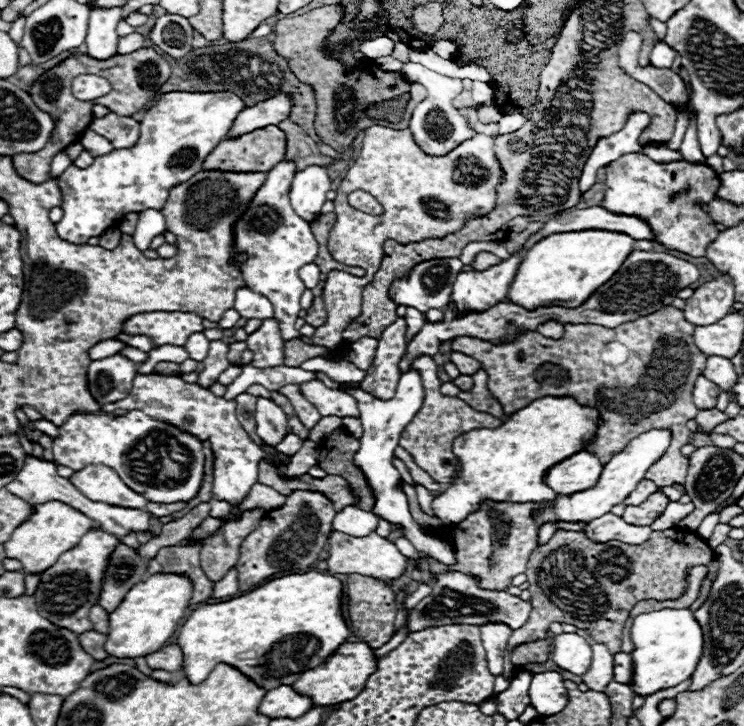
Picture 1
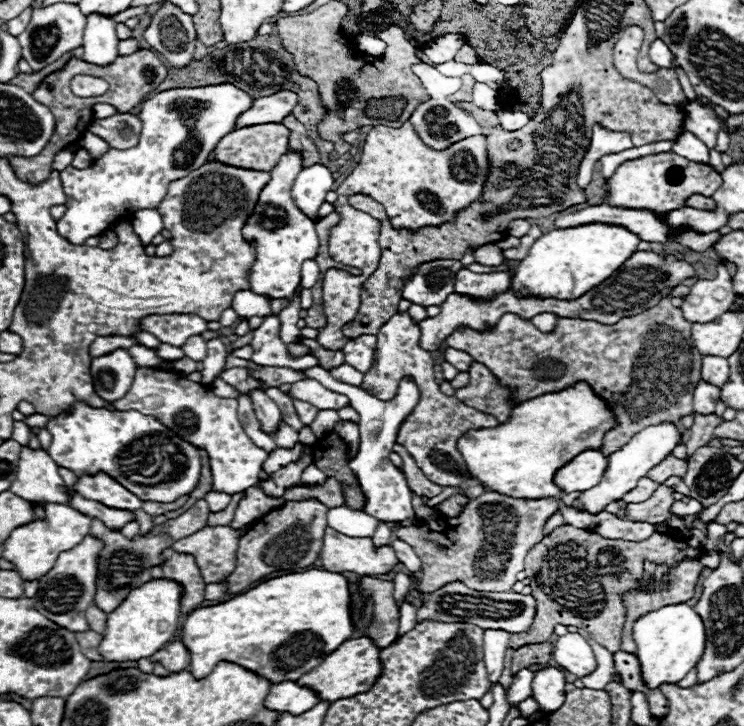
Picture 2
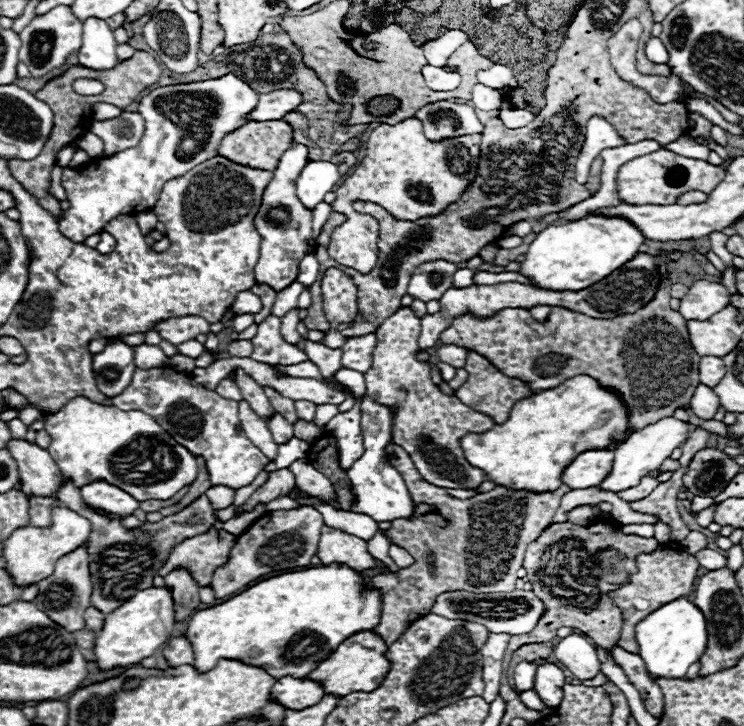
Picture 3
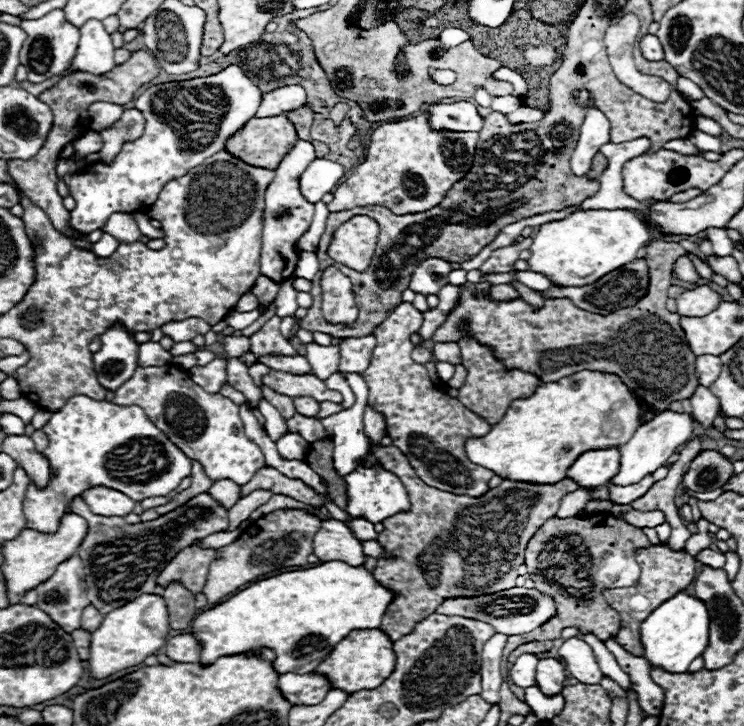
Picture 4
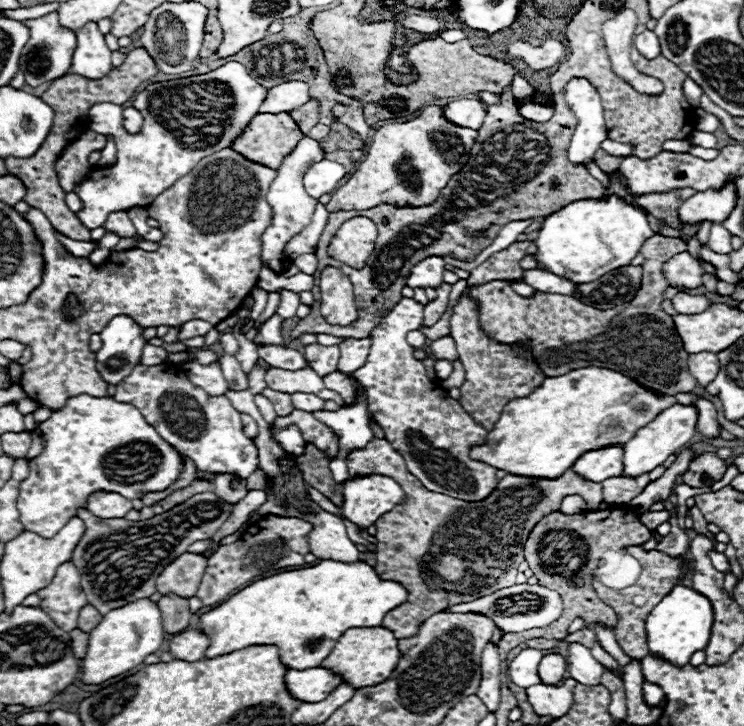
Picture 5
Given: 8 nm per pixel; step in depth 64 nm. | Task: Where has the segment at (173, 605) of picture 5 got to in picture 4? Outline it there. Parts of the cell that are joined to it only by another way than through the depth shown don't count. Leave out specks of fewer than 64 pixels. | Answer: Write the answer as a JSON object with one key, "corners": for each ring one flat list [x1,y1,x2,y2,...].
{"corners":[[170,584,164,592,160,592,166,608,168,608,168,622,172,630,184,630,190,626,190,622,196,616,194,608,194,596,186,592,180,584]]}

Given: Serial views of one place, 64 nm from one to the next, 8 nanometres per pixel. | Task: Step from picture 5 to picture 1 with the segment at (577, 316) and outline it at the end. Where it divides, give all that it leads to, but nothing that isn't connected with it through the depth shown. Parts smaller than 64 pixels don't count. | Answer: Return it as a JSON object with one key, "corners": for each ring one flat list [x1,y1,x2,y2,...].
{"corners":[[662,306,660,310,640,316,636,320,624,322,616,328,604,328,598,324,564,324,564,336,560,340,546,338,538,332,522,332,512,342,492,344,488,340,478,340,470,336,458,336,452,340,452,350,464,352,474,360,480,360,482,368,488,372,488,388,504,406,506,416,524,408,532,400,540,396,576,396,582,404,588,402,600,408,604,422,598,428,596,442,586,450,596,454,602,464,606,464,616,452,620,452,632,438,648,428,670,428,672,430,672,444,664,456,652,464,646,472,646,478,652,480,656,486,664,488,672,482,686,480,688,472,688,458,680,454,680,446,692,440,692,432,688,430,686,422,696,416,698,408,692,402,692,382,702,374,706,364,706,354,702,354,694,344,694,326,686,322,682,310,674,306]]}

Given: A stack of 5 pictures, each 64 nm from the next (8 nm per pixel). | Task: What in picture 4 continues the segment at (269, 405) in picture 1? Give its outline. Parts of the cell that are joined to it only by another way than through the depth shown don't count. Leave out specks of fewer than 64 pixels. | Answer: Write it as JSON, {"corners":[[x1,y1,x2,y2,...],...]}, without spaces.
{"corners":[[226,358,226,374,228,374,228,384,244,392,246,398,256,406,258,400,262,398,262,390,256,388,252,378,248,376,248,368,238,358]]}

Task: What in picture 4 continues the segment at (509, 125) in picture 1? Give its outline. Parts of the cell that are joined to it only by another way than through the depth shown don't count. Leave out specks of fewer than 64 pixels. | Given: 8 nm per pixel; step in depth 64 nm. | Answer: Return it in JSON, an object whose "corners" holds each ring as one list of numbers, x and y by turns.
{"corners":[[520,106,518,110,508,114,510,122,538,122,544,118,544,112,538,108,528,108,528,106]]}

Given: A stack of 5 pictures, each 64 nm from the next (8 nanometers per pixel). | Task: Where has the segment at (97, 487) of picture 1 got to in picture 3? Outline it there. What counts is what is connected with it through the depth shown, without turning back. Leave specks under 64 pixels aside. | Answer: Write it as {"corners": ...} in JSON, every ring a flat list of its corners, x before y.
{"corners":[[92,482,80,488,82,498,88,506,100,512,112,512,118,516,128,516,138,508,138,502,124,490,106,484,106,482]]}

